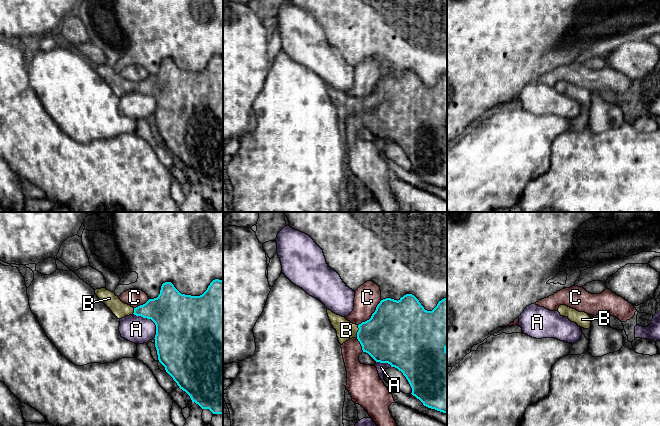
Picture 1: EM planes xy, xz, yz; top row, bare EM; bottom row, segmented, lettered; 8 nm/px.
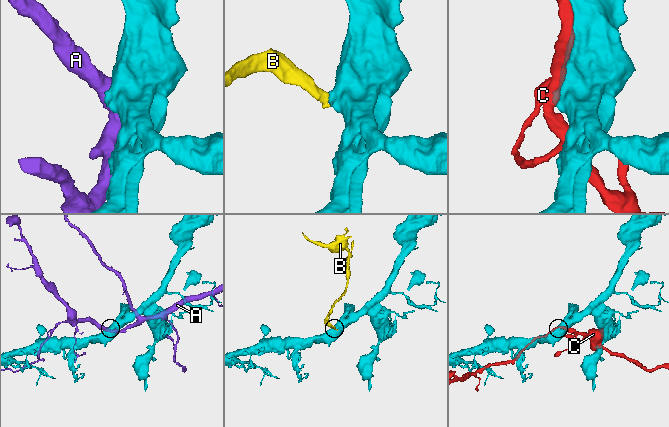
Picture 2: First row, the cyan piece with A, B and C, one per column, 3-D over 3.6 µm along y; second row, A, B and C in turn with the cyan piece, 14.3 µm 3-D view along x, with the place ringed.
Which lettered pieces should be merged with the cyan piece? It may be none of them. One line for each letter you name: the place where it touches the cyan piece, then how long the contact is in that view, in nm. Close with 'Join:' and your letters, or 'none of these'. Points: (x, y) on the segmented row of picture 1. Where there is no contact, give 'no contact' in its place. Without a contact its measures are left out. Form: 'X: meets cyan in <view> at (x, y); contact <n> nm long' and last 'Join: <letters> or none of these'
B: meets cyan in xz at (358, 331); contact 100 nm long
Join: B

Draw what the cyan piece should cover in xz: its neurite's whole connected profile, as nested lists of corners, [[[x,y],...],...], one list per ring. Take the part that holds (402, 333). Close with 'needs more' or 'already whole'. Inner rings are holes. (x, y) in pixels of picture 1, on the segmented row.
[[[406,294],[398,301],[386,298],[380,301],[371,318],[359,325],[351,323],[329,309],[327,314],[341,345],[352,338],[357,338],[363,352],[368,353],[376,362],[388,363],[403,373],[412,388],[411,394],[424,406],[447,413],[447,298],[439,301],[432,311],[425,310],[412,294]]]; needs more

